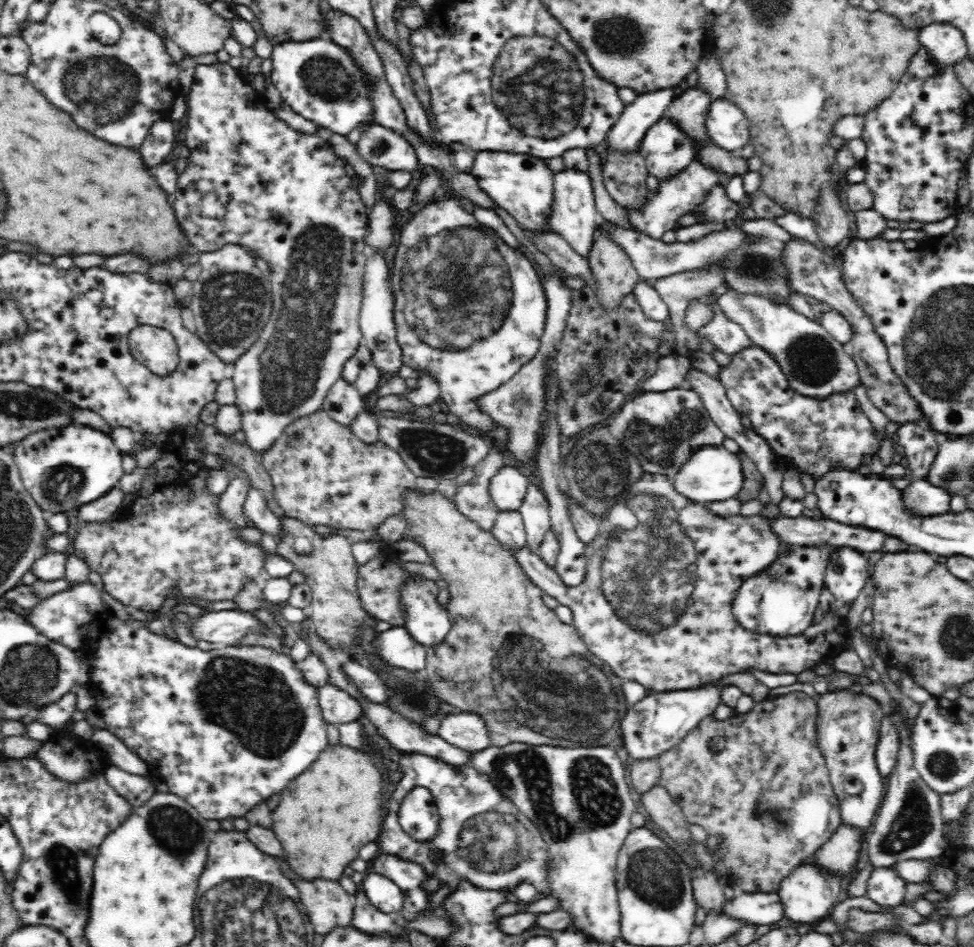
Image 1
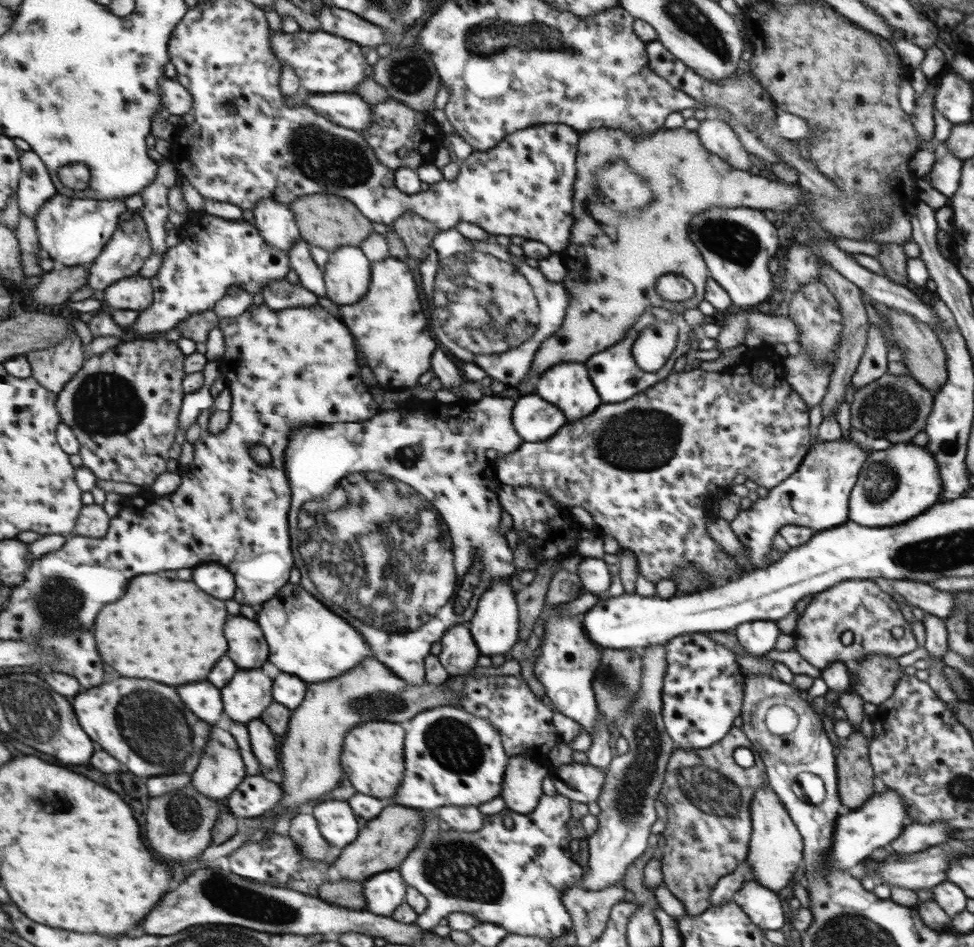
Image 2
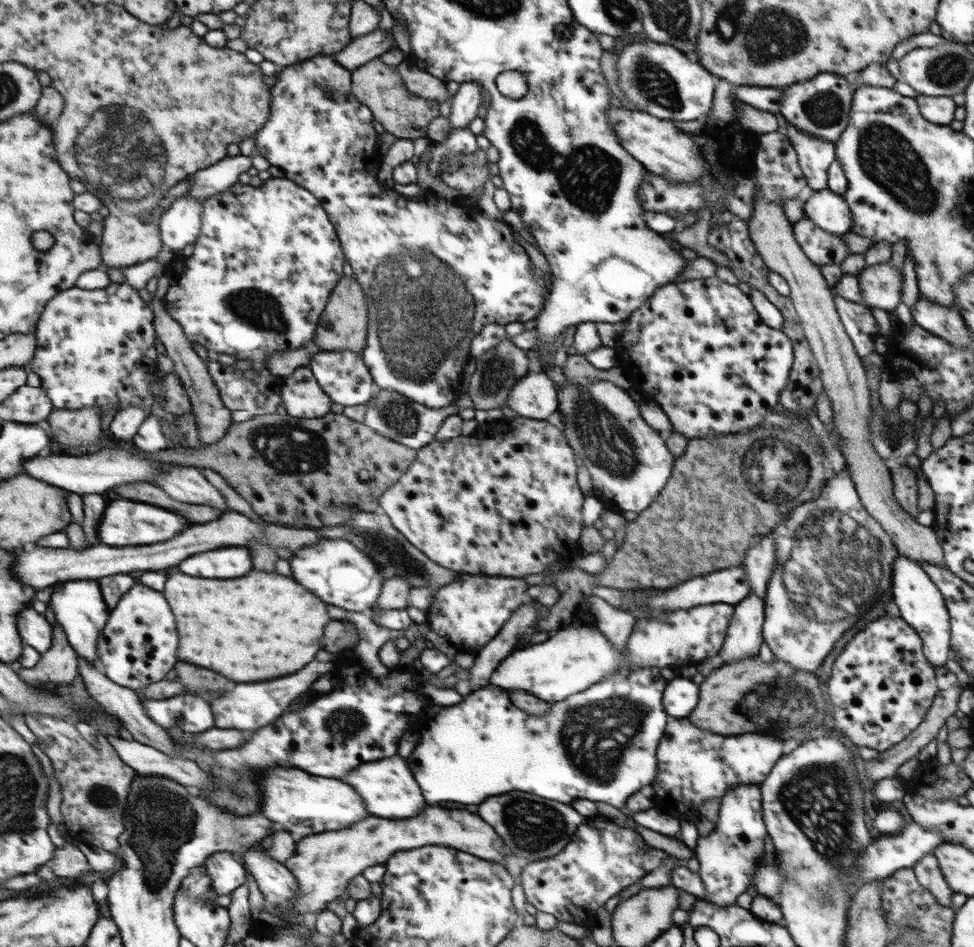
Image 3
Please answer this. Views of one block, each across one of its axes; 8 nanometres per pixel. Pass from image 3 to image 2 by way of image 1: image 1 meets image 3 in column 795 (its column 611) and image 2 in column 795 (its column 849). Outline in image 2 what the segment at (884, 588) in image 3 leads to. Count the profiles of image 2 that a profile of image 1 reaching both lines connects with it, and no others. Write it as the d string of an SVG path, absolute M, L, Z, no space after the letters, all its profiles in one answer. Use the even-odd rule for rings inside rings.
M849 579L829 587L827 591L815 593L803 608L803 614L797 619L791 635L794 638L794 650L805 662L821 671L831 663L843 662L850 666L867 656L889 656L896 659L901 654L907 654L917 646L909 627L898 604L891 604L891 596L879 590L872 579Z

